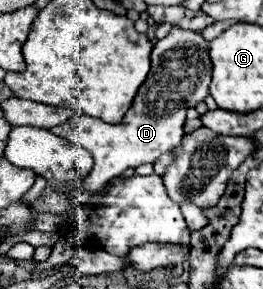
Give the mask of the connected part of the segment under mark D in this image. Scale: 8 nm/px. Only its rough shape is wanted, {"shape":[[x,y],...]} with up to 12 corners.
{"shape":[[173,26],[121,124],[87,114],[67,138],[101,190],[181,144],[209,94],[209,42]]}

